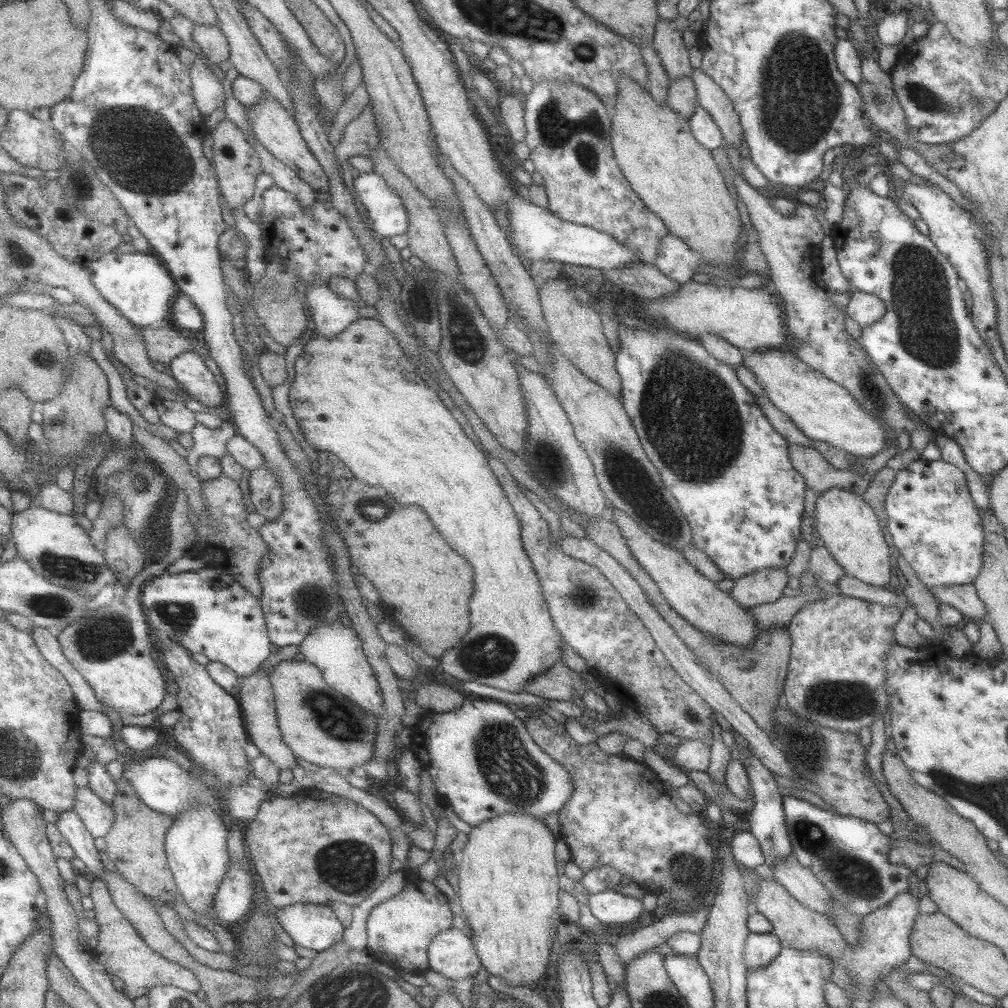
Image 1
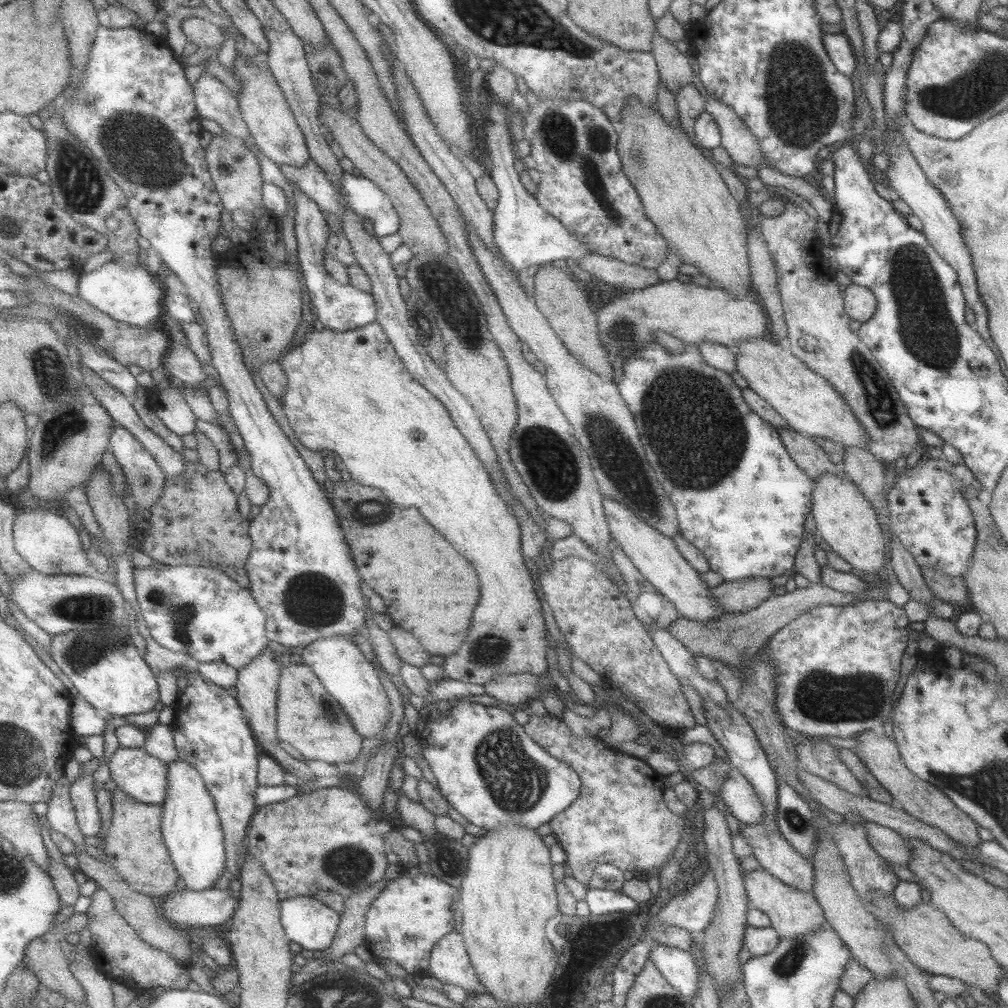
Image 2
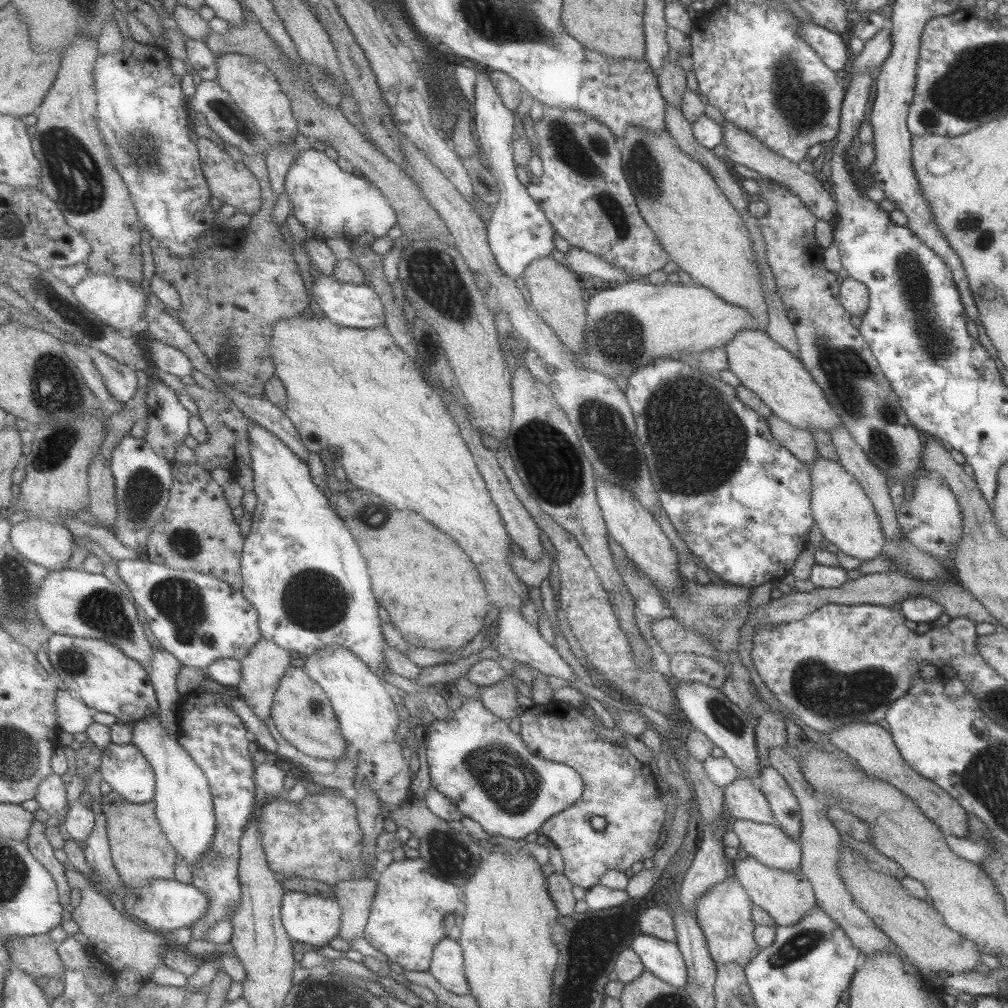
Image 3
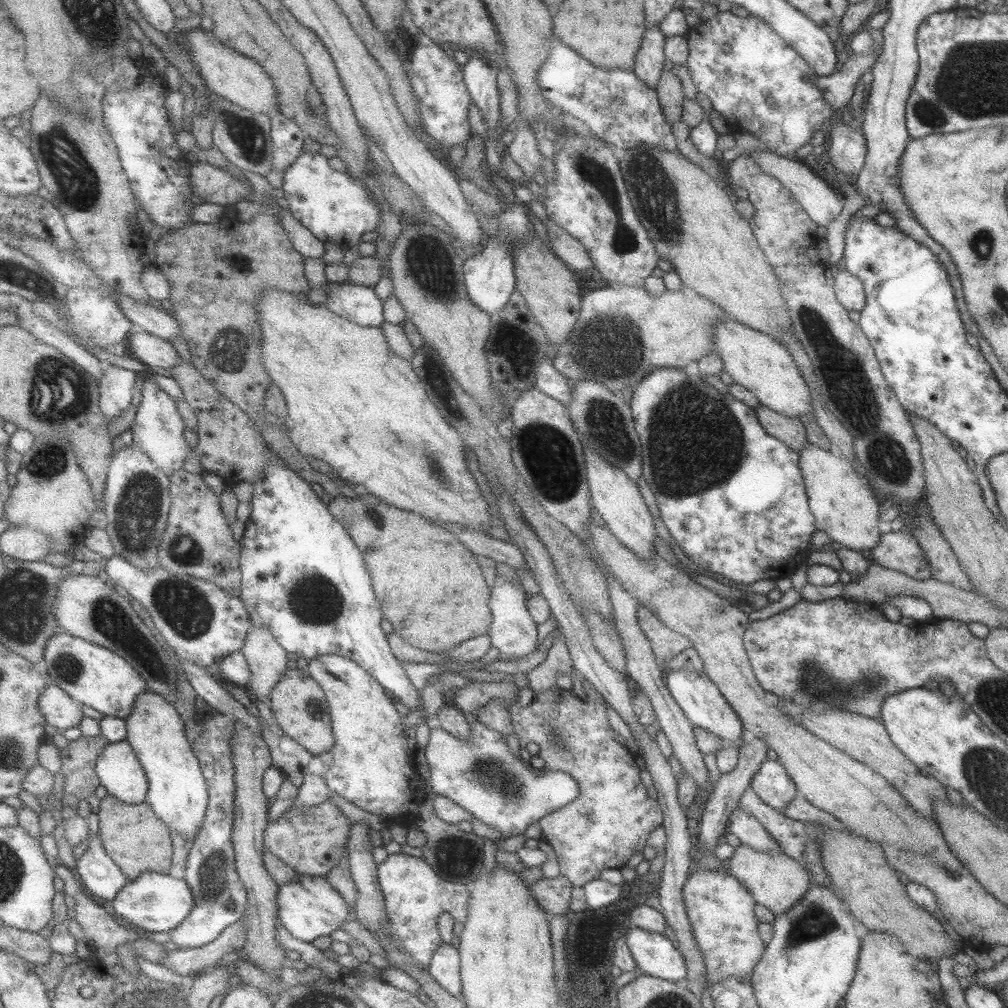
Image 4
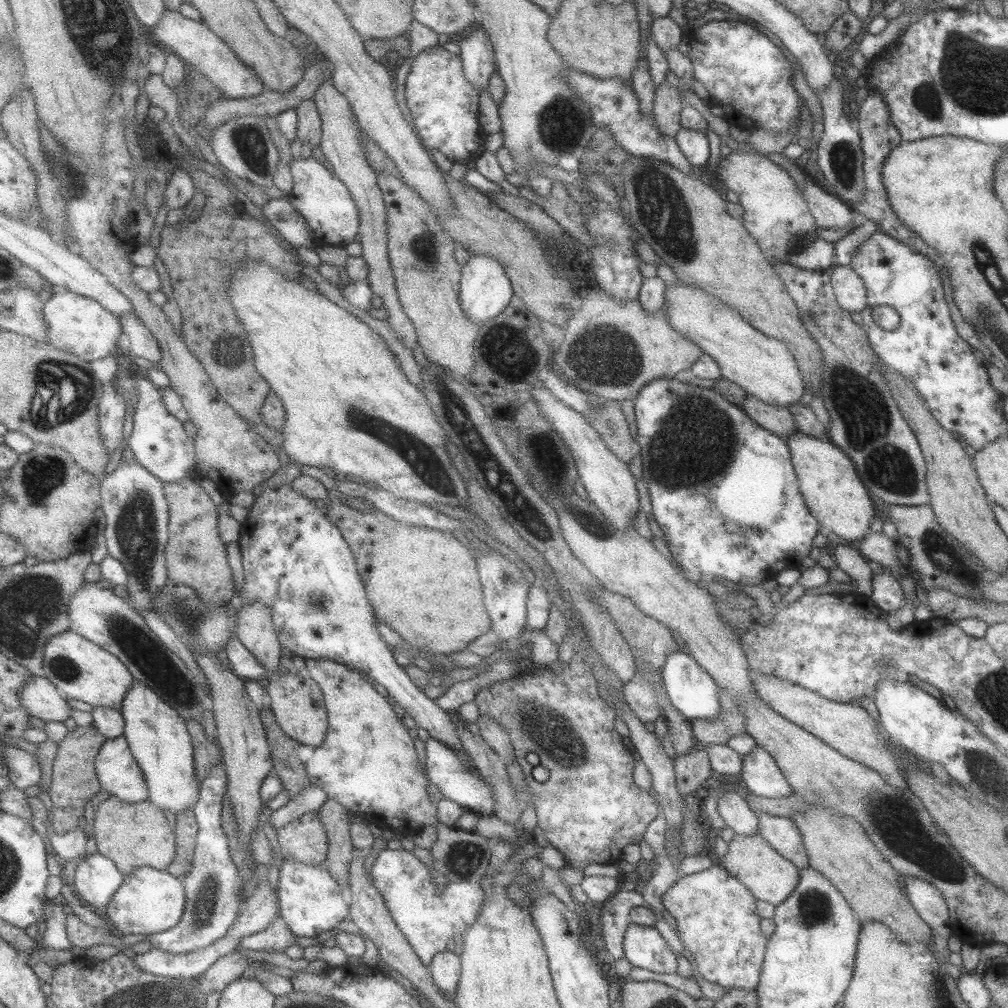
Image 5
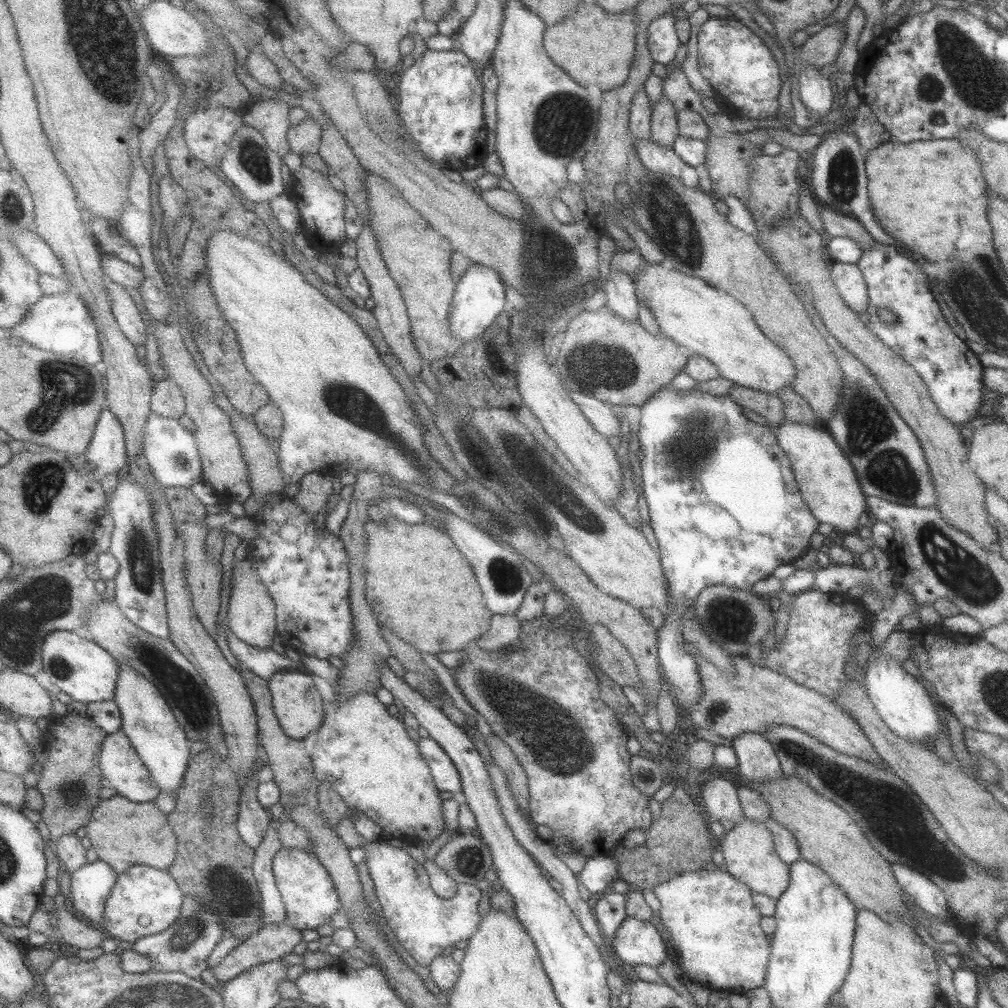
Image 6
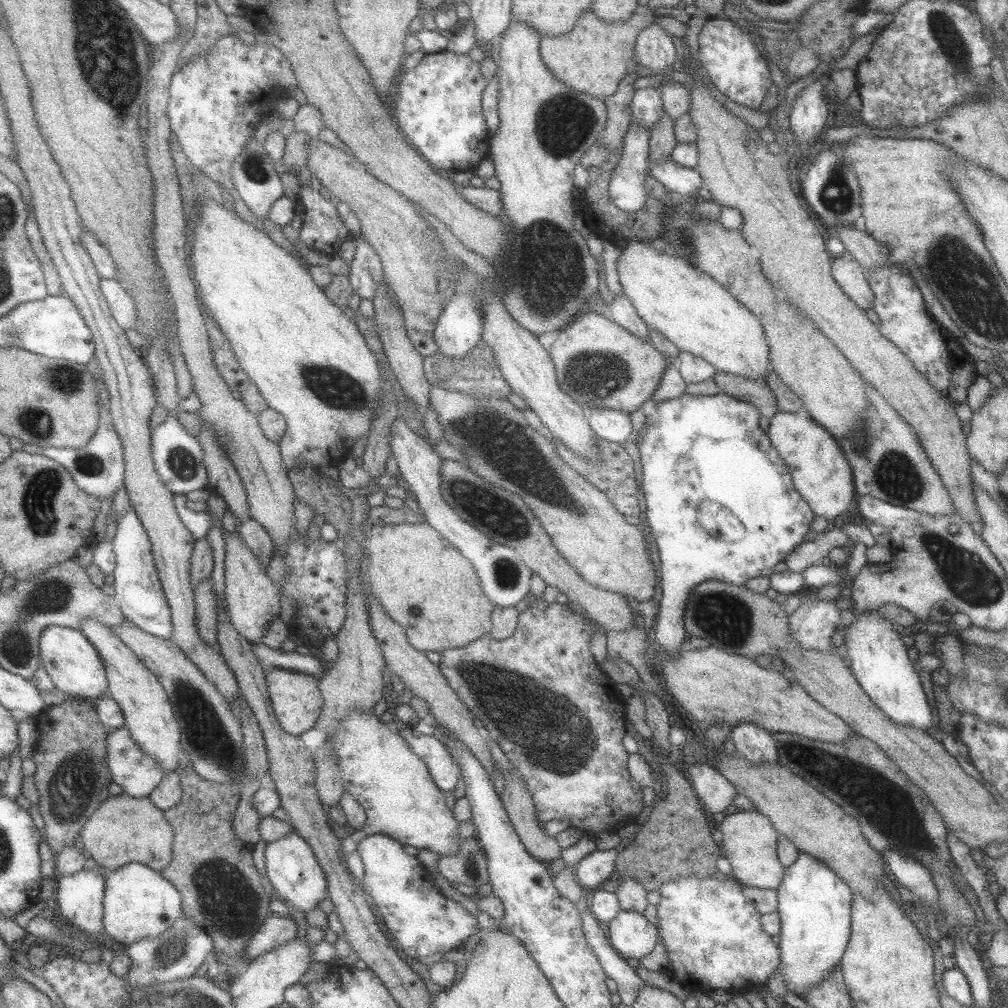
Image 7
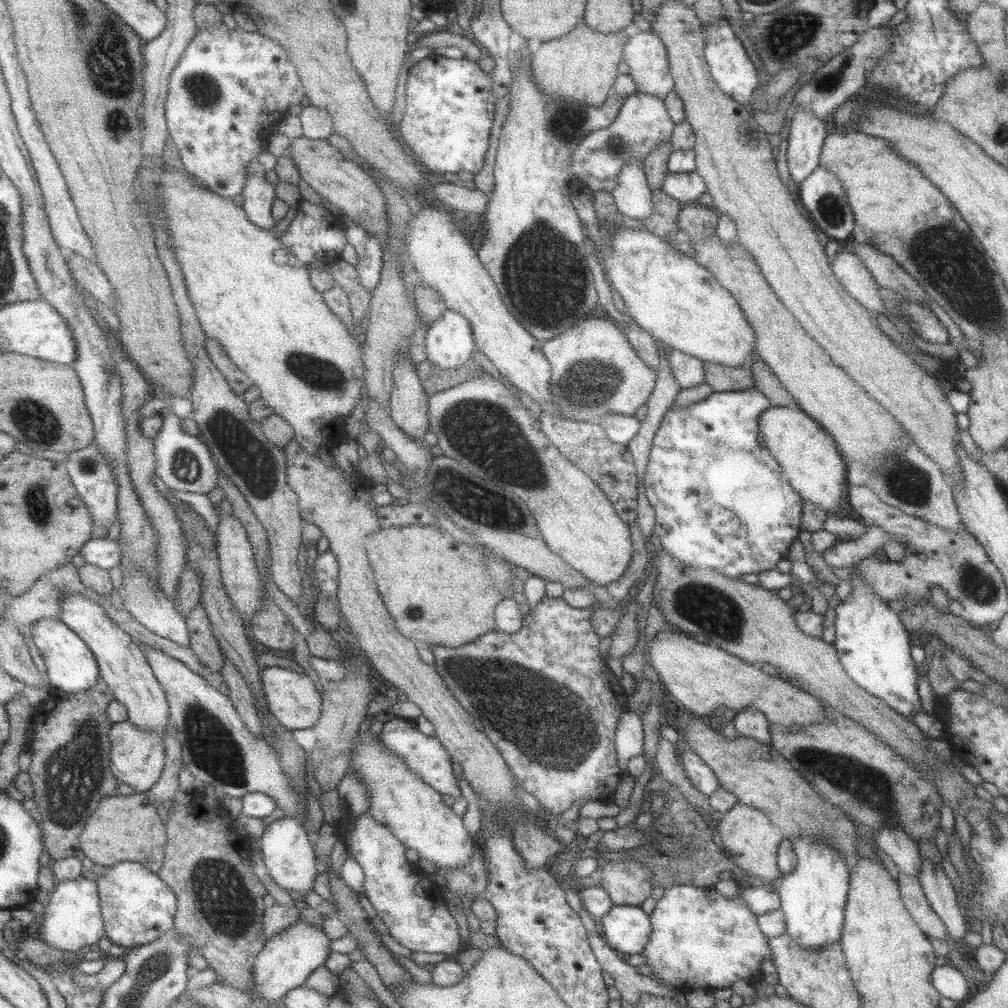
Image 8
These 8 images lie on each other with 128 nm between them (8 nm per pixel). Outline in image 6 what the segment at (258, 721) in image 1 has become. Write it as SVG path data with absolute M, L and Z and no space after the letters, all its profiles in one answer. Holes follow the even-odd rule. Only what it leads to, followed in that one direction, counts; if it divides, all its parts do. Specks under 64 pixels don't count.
M249 556L243 560L234 561L232 568L233 581L230 591L229 607L227 613L228 624L241 640L259 648L273 648L275 634L278 632L277 602L273 600L271 592L263 584L253 560Z

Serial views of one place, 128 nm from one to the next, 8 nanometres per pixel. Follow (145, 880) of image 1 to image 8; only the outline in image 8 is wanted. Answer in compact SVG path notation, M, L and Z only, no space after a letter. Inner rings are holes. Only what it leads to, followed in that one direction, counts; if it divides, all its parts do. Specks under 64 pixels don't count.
M148 793L117 794L106 798L103 804L99 804L98 811L91 816L80 836L82 852L88 859L105 868L133 861L147 864L147 868L159 874L165 865L170 840L168 827L161 820L156 804L149 798Z

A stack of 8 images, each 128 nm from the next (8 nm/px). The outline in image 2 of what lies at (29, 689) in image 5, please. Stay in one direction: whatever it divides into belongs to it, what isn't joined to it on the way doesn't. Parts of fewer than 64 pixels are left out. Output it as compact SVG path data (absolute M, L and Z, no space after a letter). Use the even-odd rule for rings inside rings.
M79 695L73 697L73 700L70 724L74 728L75 734L82 737L102 735L107 730L107 720L105 720L104 714Z

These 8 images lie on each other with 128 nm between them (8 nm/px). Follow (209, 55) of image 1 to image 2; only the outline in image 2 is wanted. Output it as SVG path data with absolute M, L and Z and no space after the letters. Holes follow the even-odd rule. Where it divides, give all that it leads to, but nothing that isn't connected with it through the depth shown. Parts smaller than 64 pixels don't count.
M189 17L183 20L181 30L189 43L210 49L223 47L227 40L223 29L212 24L208 18Z

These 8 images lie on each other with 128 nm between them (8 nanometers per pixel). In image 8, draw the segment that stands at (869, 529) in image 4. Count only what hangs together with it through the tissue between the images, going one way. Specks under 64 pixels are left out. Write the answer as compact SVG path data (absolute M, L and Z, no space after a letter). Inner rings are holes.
M769 406L759 414L757 418L757 430L761 432L765 447L771 456L775 457L777 463L781 465L791 488L798 492L802 500L809 500L811 504L819 506L828 514L834 514L841 504L841 494L848 488L846 481L846 461L841 457L839 448L835 445L833 437L821 428L813 419L802 412L793 412L789 408L772 408Z

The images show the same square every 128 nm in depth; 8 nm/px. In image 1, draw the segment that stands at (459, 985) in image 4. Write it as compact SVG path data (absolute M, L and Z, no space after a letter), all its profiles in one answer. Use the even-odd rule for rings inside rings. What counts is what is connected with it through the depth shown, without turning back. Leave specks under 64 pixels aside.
M451 928L437 935L430 946L430 969L446 978L461 980L483 968L473 939L463 929Z

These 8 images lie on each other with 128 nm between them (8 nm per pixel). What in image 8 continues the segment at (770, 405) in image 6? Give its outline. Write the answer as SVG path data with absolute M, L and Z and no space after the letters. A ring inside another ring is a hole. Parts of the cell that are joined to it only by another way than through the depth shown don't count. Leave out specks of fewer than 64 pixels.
M703 361L704 382L715 392L737 392L755 386L753 373L748 366L723 366Z

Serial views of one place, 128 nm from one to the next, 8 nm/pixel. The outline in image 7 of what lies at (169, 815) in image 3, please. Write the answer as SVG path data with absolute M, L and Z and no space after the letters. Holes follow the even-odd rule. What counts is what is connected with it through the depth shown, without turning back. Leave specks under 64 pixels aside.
M93 618L83 620L81 631L98 648L100 656L105 661L107 675L110 680L109 695L121 706L124 711L126 726L131 737L138 746L158 759L161 767L167 774L179 770L179 752L182 752L182 728L174 714L174 705L166 689L150 668L113 632L113 627L101 624Z

